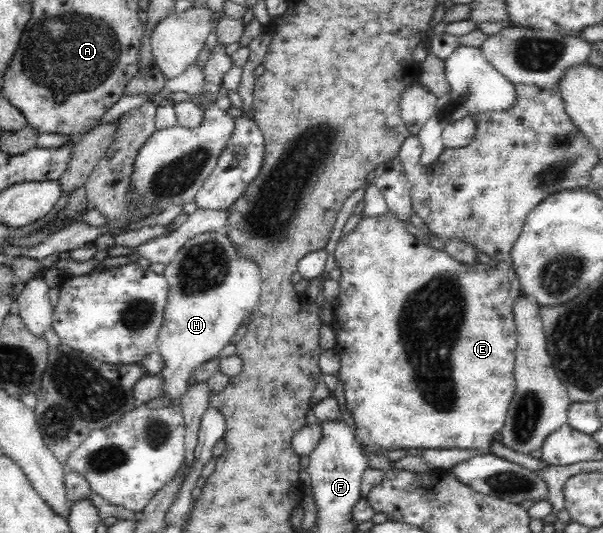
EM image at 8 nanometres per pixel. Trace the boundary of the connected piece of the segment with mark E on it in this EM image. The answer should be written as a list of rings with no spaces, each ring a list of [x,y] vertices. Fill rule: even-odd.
[[[390,212],[364,217],[352,233],[344,234],[334,249],[334,261],[340,275],[337,282],[340,295],[332,303],[332,320],[330,326],[337,335],[335,350],[339,359],[339,380],[344,387],[345,407],[354,421],[355,442],[368,460],[369,455],[381,455],[384,451],[394,449],[476,449],[481,454],[490,453],[490,444],[507,414],[511,399],[515,394],[515,353],[517,349],[516,322],[513,319],[514,303],[520,297],[521,283],[506,262],[496,260],[496,266],[485,264],[464,264],[456,261],[446,251],[426,246],[421,239],[415,239],[407,227],[395,219]]]

